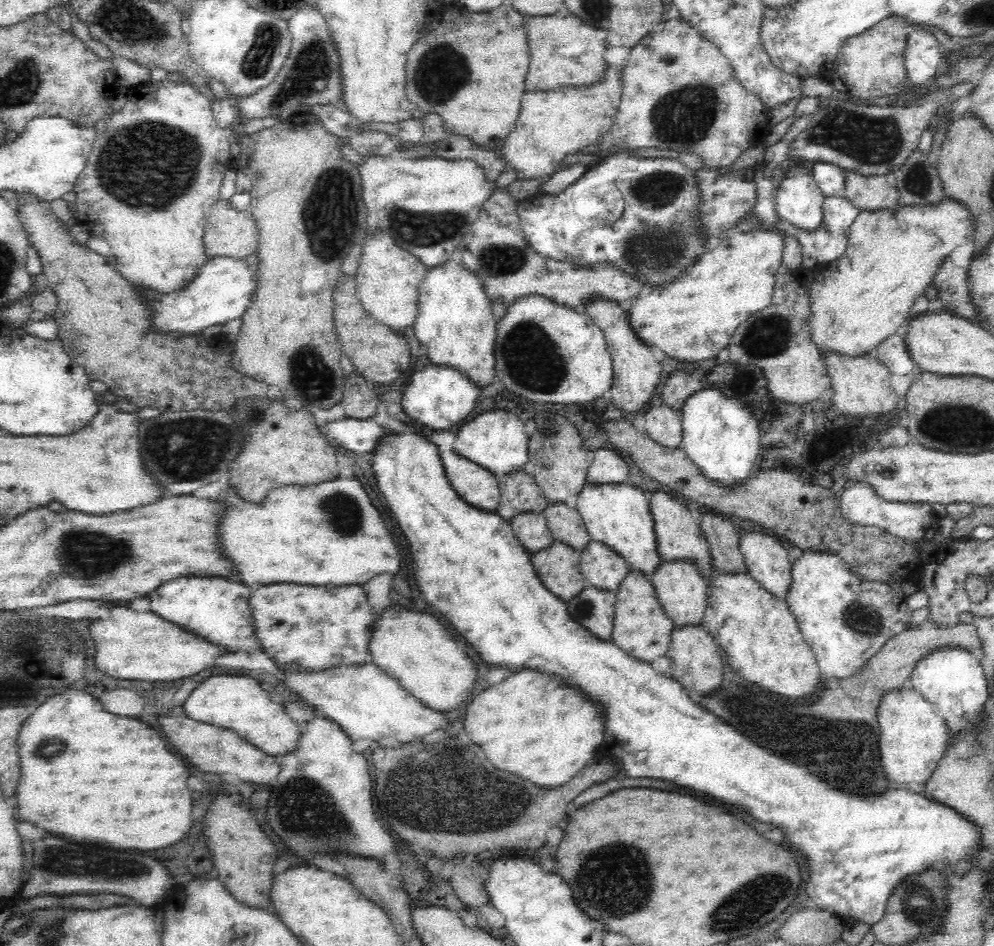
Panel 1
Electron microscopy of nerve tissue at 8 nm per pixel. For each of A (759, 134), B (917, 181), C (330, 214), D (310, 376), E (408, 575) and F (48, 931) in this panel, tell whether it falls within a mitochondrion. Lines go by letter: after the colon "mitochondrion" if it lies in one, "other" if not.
A: other
B: mitochondrion
C: mitochondrion
D: mitochondrion
E: other
F: mitochondrion

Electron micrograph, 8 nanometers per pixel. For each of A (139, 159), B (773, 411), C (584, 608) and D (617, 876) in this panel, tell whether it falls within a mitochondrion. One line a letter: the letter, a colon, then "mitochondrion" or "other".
A: mitochondrion
B: other
C: mitochondrion
D: mitochondrion

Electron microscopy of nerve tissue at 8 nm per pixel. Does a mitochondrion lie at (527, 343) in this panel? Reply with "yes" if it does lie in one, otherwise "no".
yes

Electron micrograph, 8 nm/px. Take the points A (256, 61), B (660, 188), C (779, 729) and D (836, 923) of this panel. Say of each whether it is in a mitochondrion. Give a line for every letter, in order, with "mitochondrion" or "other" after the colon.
A: mitochondrion
B: mitochondrion
C: mitochondrion
D: other

